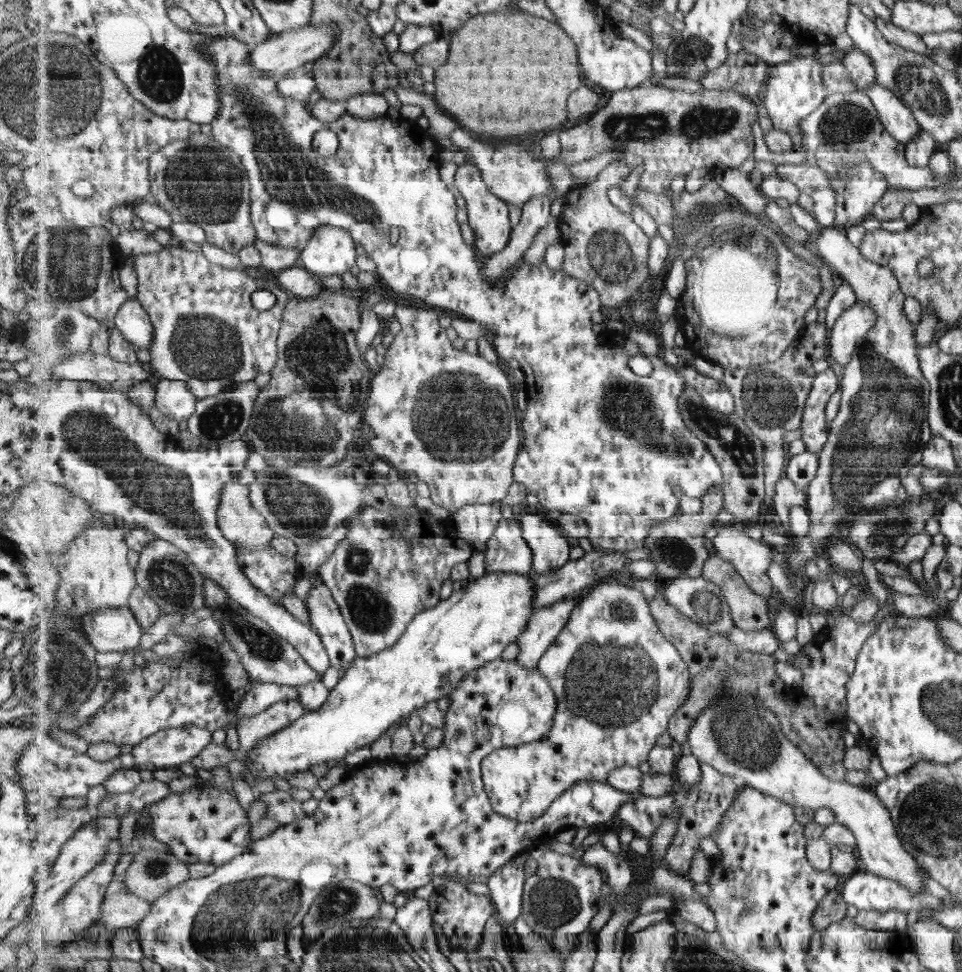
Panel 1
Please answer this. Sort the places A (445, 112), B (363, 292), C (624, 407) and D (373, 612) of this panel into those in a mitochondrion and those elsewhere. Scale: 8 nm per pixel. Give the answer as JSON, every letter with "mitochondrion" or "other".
{"A":"other","B":"other","C":"mitochondrion","D":"mitochondrion"}

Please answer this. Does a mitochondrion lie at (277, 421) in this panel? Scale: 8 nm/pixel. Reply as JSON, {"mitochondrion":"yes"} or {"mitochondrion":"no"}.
{"mitochondrion":"yes"}

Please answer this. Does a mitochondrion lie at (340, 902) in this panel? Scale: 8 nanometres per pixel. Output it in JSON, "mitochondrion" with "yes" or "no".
{"mitochondrion":"yes"}

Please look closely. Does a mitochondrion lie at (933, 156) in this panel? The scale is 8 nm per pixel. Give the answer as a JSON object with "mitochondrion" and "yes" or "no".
{"mitochondrion":"no"}

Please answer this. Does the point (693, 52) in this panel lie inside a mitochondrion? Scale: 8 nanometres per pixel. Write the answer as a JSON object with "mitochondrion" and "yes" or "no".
{"mitochondrion":"yes"}

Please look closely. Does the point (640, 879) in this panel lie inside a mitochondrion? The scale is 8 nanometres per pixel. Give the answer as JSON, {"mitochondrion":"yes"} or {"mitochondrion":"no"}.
{"mitochondrion":"no"}

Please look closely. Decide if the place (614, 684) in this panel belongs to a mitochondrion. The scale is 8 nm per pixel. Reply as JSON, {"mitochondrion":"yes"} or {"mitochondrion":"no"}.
{"mitochondrion":"yes"}

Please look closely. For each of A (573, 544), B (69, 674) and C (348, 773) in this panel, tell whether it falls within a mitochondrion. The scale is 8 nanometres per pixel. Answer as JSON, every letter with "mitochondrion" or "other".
{"A":"other","B":"mitochondrion","C":"other"}

